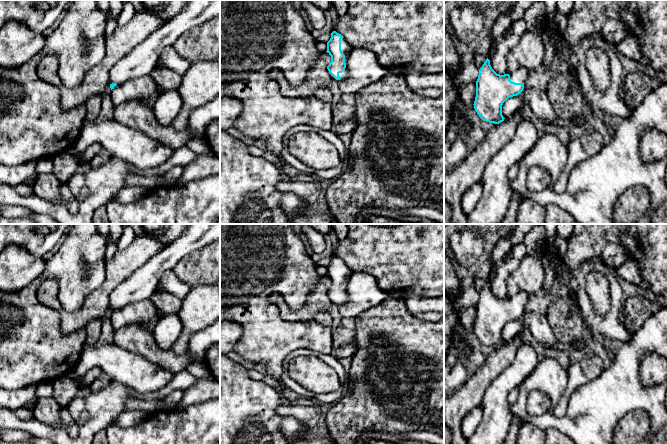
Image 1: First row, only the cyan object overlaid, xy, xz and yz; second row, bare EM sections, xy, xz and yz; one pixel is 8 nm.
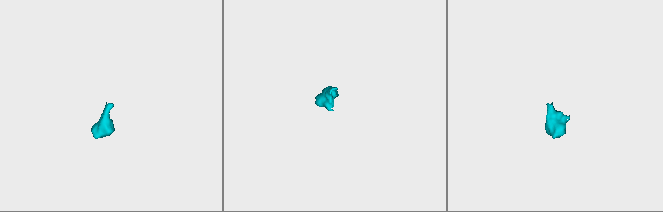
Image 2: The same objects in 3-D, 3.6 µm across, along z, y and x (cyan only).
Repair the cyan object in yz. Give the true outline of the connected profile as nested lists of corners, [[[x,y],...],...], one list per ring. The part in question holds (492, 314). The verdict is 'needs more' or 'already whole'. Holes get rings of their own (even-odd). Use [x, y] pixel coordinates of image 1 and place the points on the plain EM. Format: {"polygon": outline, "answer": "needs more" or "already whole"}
{"polygon": [[[487,282],[479,293],[476,305],[474,333],[486,346],[499,348],[504,345],[502,329],[509,322],[519,319],[524,313],[530,295],[519,292],[510,298],[497,298]]], "answer": "needs more"}

